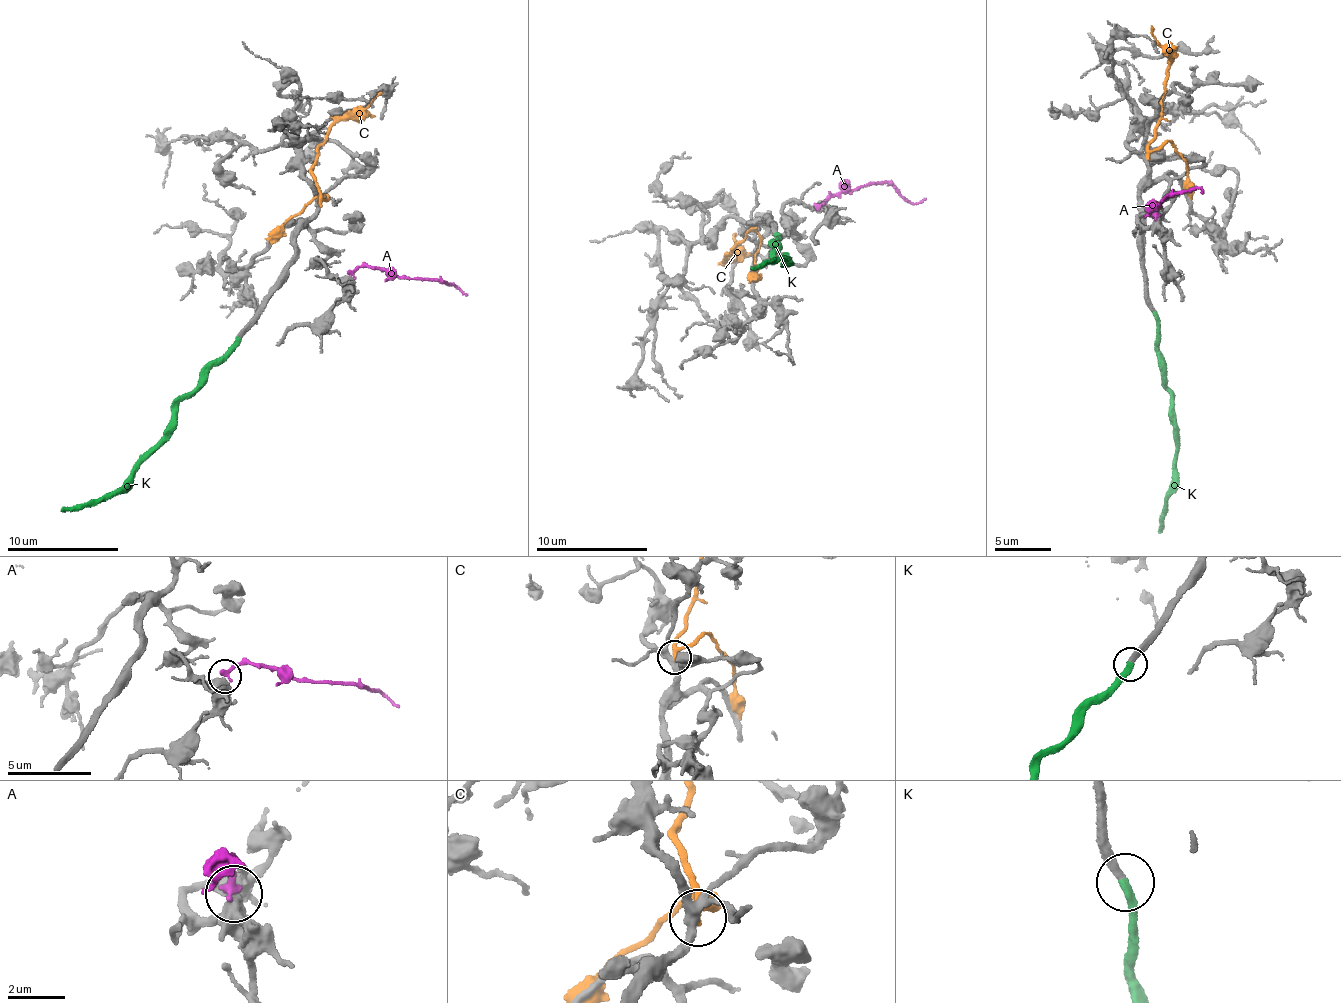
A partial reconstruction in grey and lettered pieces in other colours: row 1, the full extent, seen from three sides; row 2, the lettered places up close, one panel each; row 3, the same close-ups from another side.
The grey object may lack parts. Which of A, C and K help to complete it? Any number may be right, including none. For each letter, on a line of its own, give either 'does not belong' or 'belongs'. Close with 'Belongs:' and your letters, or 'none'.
A: does not belong
C: does not belong
K: belongs
Belongs: K

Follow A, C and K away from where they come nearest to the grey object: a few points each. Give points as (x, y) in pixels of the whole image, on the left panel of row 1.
A: (350, 275), (371, 267), (444, 283), (468, 296)
C: (319, 203), (314, 161), (334, 123), (383, 91)
K: (238, 339), (208, 370), (208, 378), (177, 408), (177, 427), (139, 464), (137, 471), (119, 488), (61, 510)

